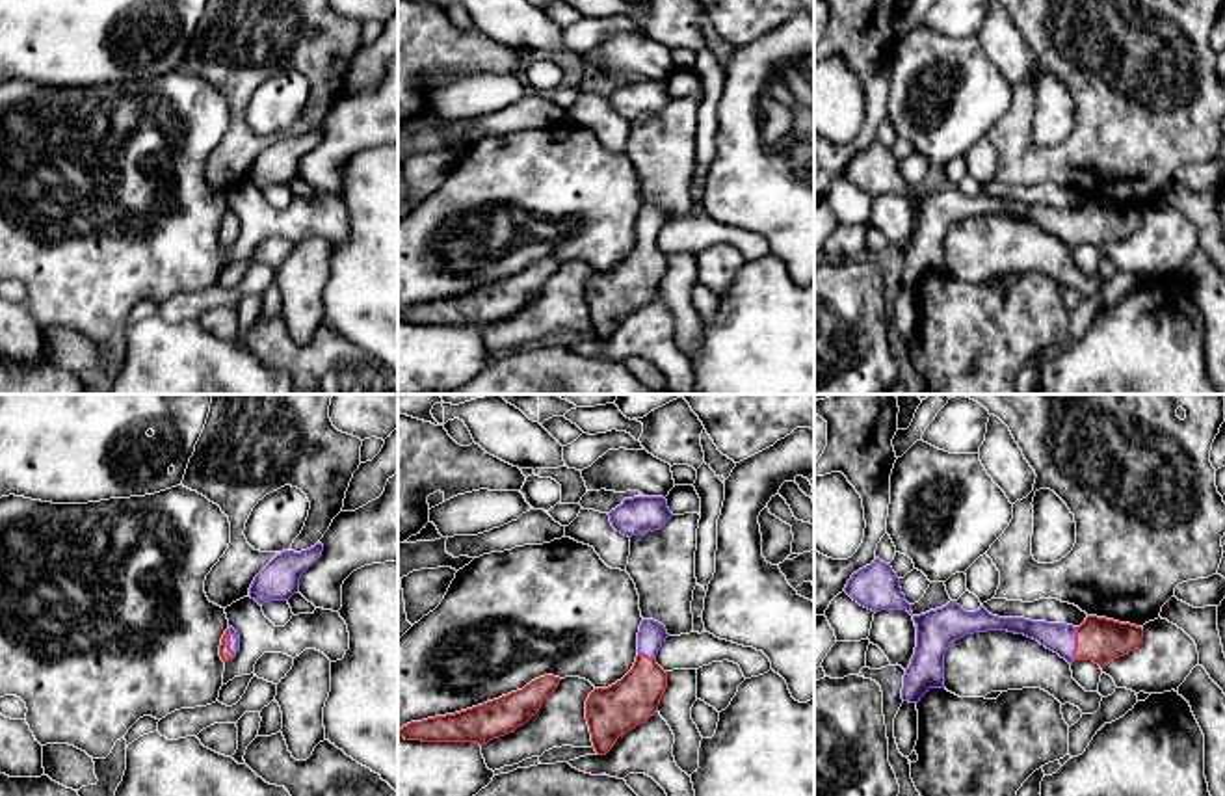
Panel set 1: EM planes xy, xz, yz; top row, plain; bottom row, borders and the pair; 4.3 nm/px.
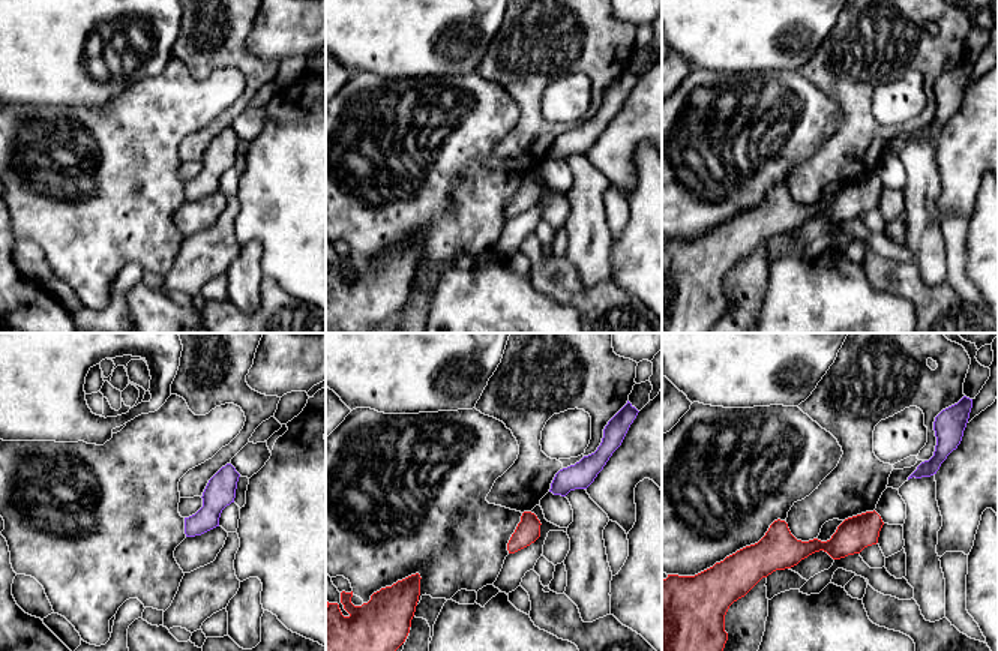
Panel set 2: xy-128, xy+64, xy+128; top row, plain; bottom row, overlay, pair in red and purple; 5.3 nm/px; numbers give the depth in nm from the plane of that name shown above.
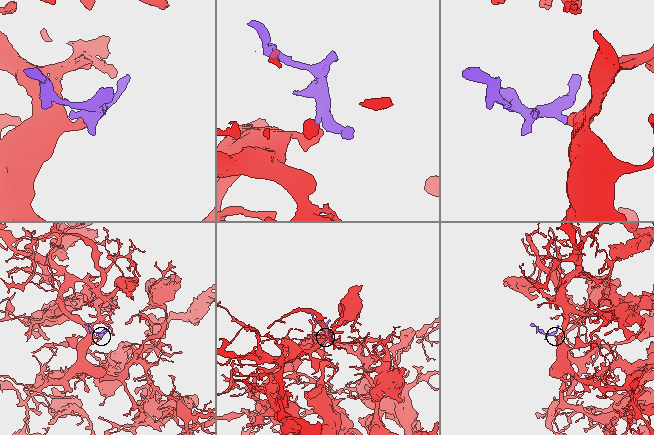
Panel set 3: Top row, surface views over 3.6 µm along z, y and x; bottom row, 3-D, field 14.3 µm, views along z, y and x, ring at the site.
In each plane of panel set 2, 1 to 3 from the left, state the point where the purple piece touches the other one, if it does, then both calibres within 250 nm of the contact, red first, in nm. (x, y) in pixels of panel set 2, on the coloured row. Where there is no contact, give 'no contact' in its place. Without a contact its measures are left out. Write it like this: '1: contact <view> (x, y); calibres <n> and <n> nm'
1: no contact
2: no contact
3: no contact

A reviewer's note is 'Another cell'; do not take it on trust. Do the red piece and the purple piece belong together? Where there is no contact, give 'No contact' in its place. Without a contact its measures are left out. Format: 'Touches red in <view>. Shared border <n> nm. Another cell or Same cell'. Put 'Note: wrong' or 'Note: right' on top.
Note: wrong
Touches red in yz. Shared border 140 nm. Same cell

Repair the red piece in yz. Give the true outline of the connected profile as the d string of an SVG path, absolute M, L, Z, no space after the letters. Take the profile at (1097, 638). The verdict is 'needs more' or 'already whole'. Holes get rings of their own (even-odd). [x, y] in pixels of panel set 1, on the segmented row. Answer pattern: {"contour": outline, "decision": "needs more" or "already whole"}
{"contour": "M957 601L913 616L916 623L916 647L903 675L902 699L918 703L929 688L944 688L944 655L952 642L987 630L1008 630L1037 640L1069 664L1093 660L1100 668L1113 658L1134 651L1143 629L1106 617L1087 616L1080 627L1065 623L1032 621L1024 617L998 617L983 606L963 610Z", "decision": "needs more"}

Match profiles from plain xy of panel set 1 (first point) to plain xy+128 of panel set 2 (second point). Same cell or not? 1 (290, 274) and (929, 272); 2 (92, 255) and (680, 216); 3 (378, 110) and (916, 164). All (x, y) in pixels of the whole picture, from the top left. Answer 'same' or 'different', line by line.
1: same
2: same
3: different

